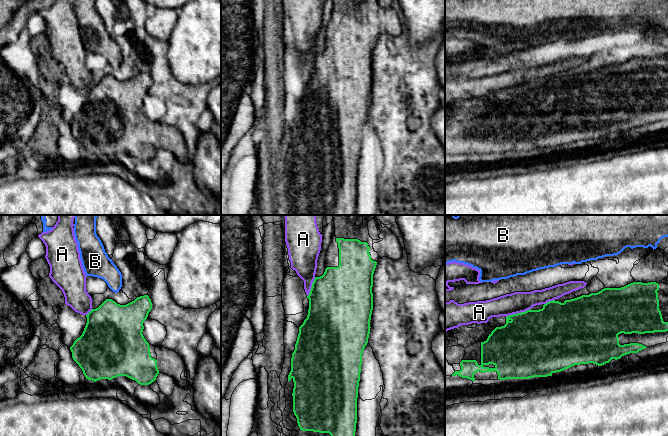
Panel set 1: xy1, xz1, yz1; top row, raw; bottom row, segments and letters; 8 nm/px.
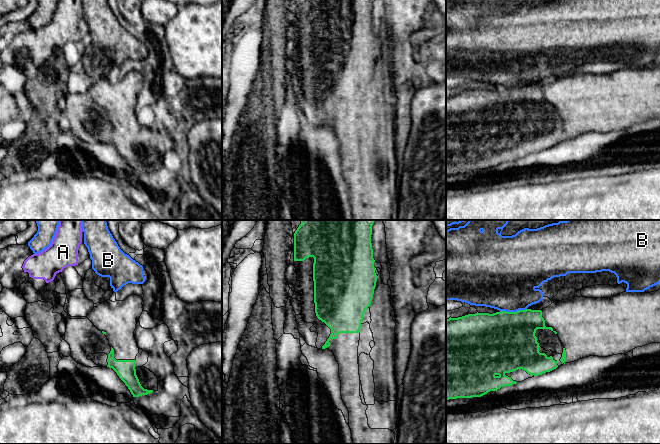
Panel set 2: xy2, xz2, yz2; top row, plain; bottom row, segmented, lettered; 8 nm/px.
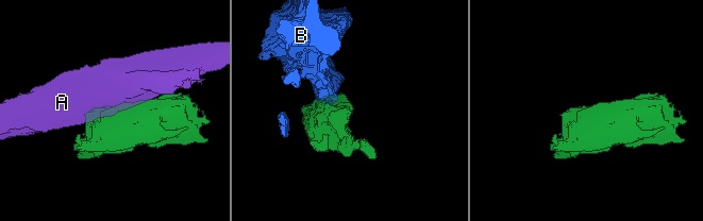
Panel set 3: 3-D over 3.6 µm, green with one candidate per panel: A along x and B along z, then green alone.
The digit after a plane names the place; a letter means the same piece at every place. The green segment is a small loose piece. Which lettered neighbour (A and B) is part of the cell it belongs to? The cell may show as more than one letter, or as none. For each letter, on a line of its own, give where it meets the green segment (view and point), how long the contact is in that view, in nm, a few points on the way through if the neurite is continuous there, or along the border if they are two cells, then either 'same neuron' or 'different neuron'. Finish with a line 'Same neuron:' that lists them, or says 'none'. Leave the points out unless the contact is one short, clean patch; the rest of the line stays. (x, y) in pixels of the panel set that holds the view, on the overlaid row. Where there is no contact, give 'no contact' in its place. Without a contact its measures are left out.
A: contact yz1 (518, 313); length 220 nm; different neuron
B: contact yz2 (513, 312); length 220 nm; different neuron
Same neuron: none

